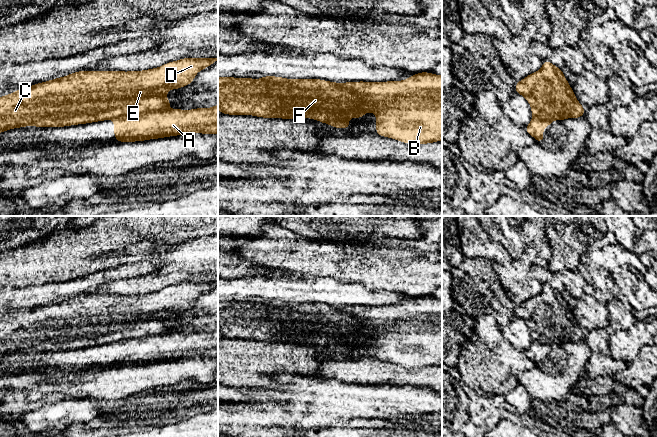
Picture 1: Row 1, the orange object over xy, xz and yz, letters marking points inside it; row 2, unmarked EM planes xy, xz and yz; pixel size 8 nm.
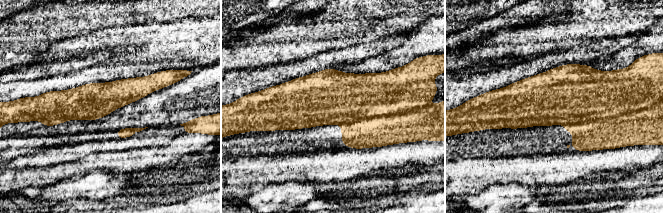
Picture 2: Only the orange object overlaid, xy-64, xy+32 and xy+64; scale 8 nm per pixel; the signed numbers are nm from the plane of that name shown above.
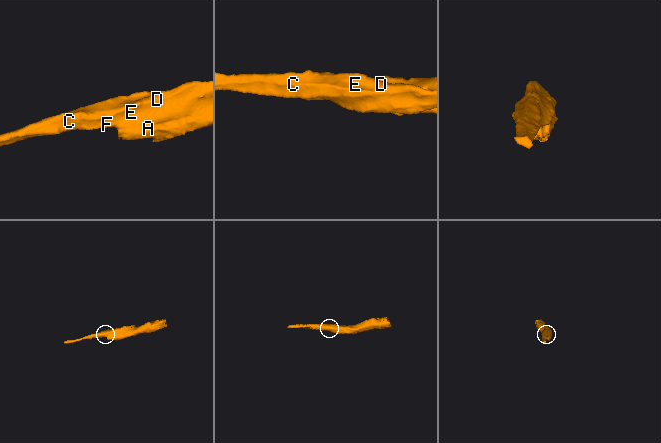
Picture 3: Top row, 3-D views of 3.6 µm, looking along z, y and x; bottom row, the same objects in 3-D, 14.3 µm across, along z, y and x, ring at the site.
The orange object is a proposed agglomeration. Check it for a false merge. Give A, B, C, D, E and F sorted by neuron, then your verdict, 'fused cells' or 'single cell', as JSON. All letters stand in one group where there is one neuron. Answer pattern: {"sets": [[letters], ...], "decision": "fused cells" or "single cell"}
{"sets": [["A", "B"], ["C", "D", "E", "F"]], "decision": "fused cells"}

